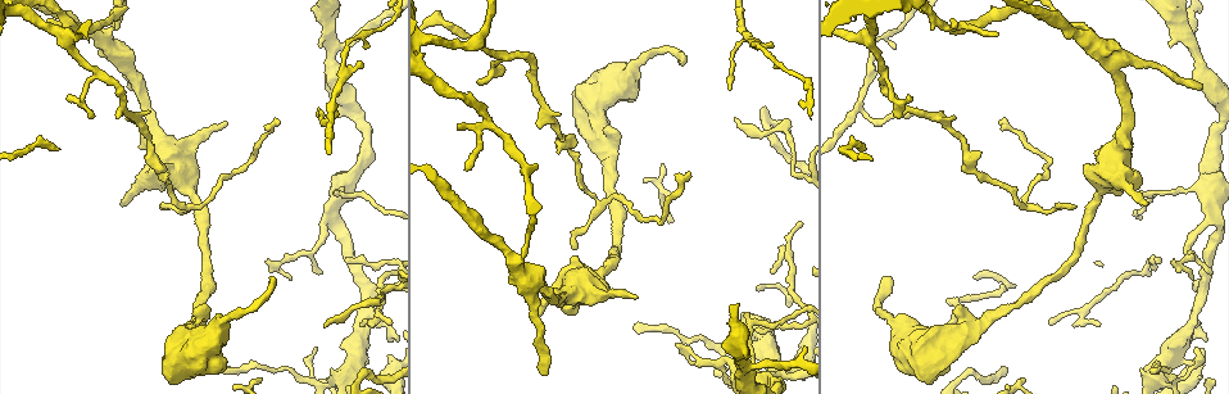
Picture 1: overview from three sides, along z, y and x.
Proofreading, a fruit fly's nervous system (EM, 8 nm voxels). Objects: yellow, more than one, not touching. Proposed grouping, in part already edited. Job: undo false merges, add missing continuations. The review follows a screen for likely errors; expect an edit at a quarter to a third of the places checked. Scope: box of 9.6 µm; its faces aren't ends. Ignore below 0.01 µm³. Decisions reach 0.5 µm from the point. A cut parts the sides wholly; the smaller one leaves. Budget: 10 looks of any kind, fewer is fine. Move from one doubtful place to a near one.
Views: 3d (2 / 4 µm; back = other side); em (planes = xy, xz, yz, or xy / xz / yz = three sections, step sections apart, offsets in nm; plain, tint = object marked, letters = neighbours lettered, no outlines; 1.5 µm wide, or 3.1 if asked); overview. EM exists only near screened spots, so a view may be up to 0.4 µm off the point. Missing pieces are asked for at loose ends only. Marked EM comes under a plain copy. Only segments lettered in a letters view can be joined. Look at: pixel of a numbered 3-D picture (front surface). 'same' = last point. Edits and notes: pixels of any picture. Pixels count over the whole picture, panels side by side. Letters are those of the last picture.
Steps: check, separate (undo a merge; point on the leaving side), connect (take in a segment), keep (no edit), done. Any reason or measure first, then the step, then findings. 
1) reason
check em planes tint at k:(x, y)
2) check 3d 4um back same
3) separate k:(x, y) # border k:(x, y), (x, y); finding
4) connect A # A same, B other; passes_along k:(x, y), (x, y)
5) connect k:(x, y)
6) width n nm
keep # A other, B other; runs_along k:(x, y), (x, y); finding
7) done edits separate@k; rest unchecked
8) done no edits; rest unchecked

thick turns thin
check em planes letters at 1:(361, 336)

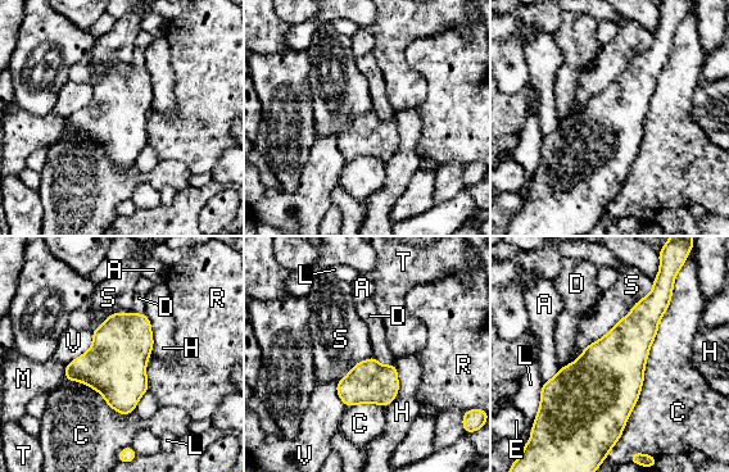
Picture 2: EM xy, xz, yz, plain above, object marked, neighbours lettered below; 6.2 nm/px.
width 380 nm
keep # A other, C other, D other, E other, H other, L other, M other, R other, S other, T other, V other; border 2:(150, 357), (146, 363), (146, 389); continuous, no second neuron

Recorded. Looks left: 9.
free end
check em yz step 8 letters at 1:(633, 326)

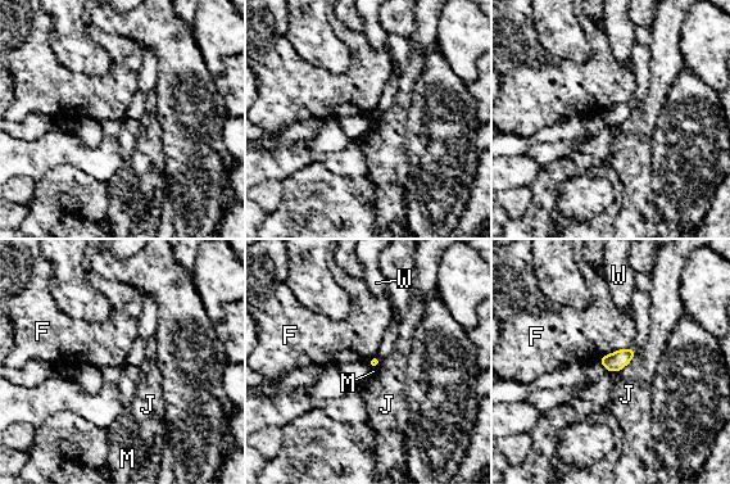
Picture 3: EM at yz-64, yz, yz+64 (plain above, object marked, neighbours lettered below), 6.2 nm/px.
cut it another way
check em planes letters same

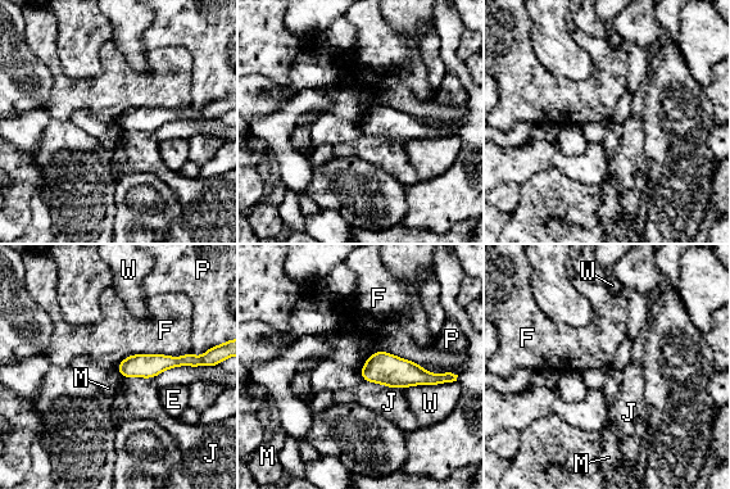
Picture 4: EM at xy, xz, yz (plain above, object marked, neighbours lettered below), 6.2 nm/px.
keep # E other, F other, J other, M other, P other, W other; no lettered segment goes on from it

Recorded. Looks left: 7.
an open end
check em planes tint at 1:(1147, 203)

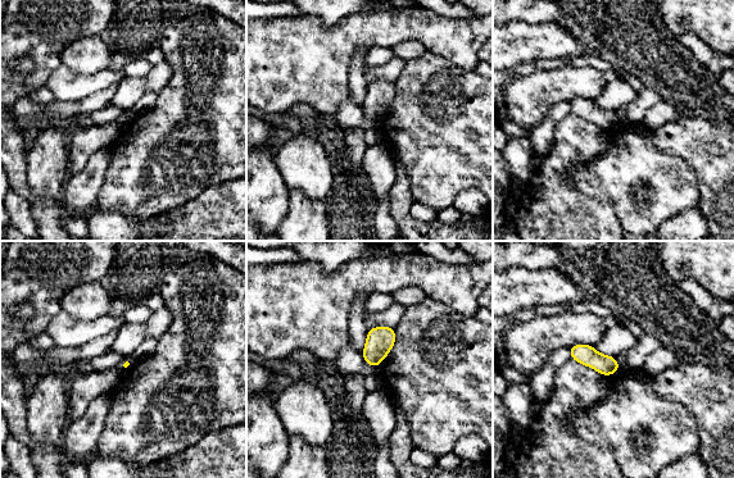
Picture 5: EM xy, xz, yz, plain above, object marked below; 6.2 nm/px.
see the neighbours
check em planes letters same

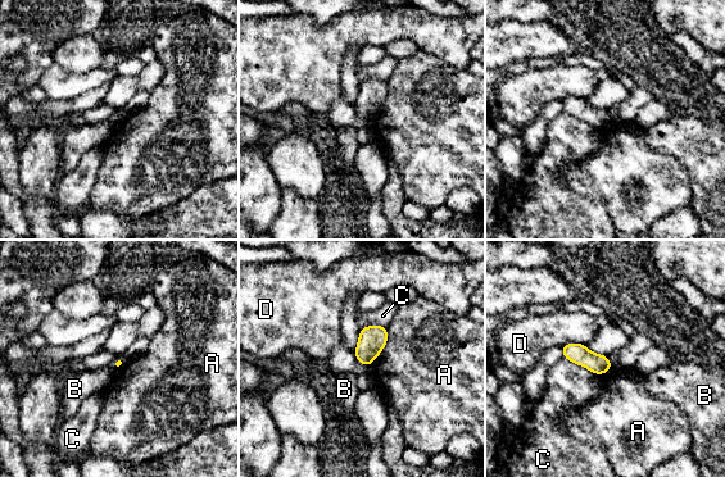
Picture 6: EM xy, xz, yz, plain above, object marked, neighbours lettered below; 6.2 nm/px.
longest_contact A 280 nm
keep # A other, B other, C other, D other; border 6:(110, 366), (114, 371); none of them fits

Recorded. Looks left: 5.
branch stops here
check em xy step 8 letters at 1:(1200, 87)

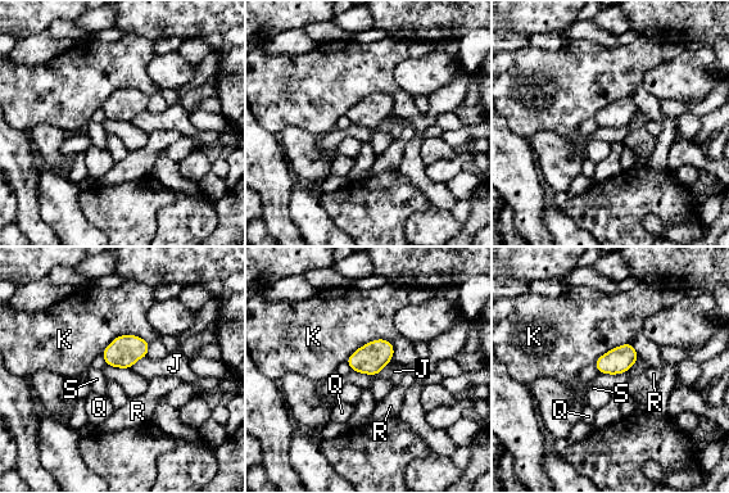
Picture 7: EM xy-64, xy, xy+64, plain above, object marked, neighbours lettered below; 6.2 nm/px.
keep # J other, K other, Q other, R other, S other; none of them fits

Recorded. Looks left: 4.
done no edits; rest unchecked

